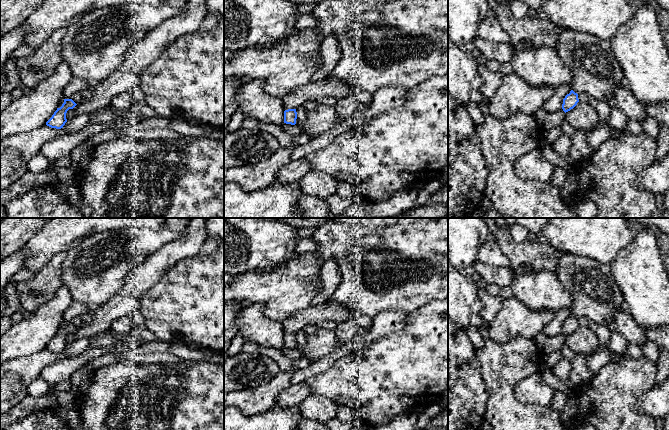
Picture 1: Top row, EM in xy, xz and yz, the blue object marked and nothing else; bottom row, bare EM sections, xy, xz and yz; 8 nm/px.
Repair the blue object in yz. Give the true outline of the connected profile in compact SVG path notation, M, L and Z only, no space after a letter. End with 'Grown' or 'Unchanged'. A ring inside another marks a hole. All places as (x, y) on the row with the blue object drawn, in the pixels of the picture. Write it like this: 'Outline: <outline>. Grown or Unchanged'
Outline: M571 90L570 93L567 94L563 99L563 104L562 104L563 111L565 113L570 111L577 105L578 102L579 102L578 94L575 93L573 90Z. Unchanged

